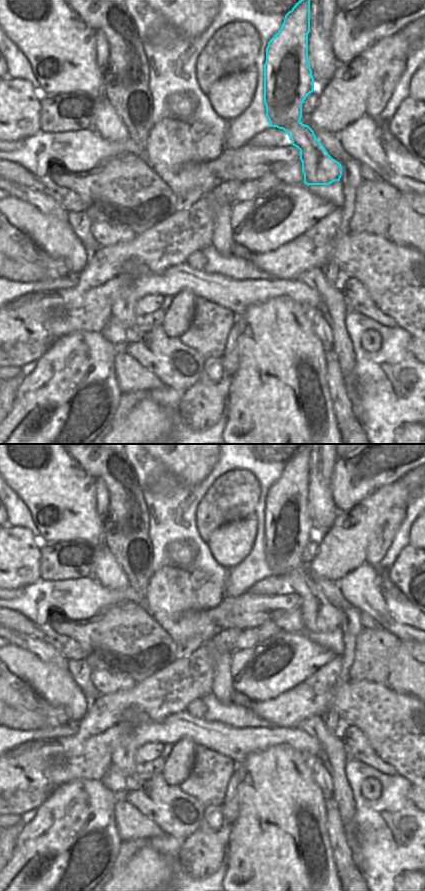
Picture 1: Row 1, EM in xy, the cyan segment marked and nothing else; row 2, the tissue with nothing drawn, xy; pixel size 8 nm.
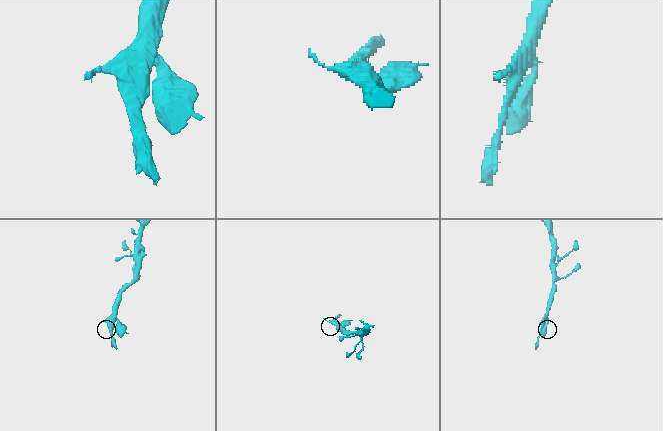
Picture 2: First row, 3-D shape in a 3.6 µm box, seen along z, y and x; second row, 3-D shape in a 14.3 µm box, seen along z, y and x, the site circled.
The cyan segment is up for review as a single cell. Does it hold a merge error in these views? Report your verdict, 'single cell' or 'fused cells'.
single cell

